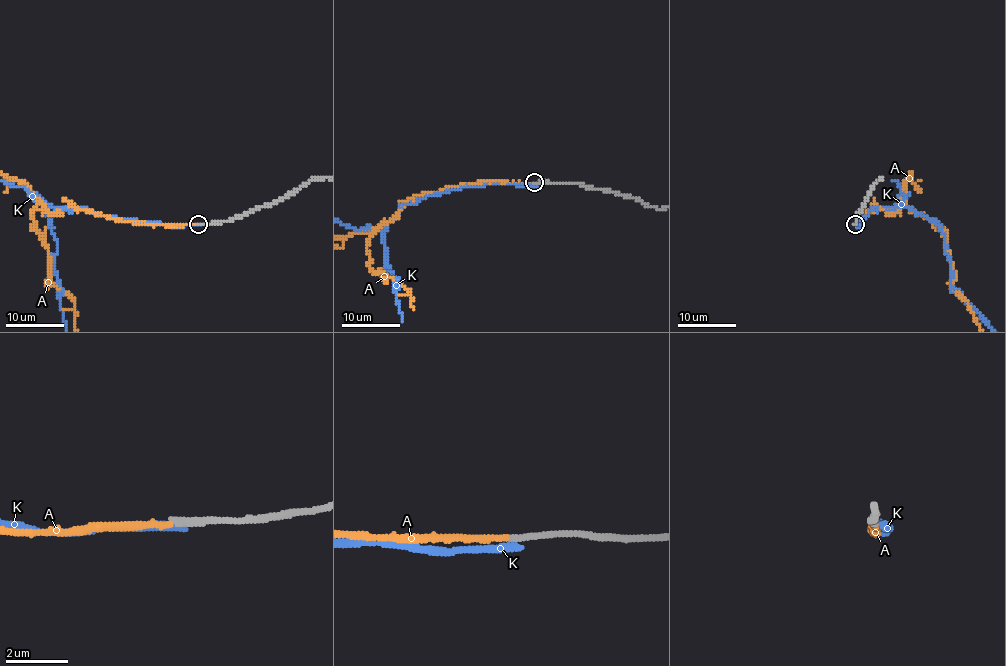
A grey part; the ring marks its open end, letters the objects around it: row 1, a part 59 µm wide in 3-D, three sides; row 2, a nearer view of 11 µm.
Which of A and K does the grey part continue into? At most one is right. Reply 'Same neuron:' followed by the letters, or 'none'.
Same neuron: A

